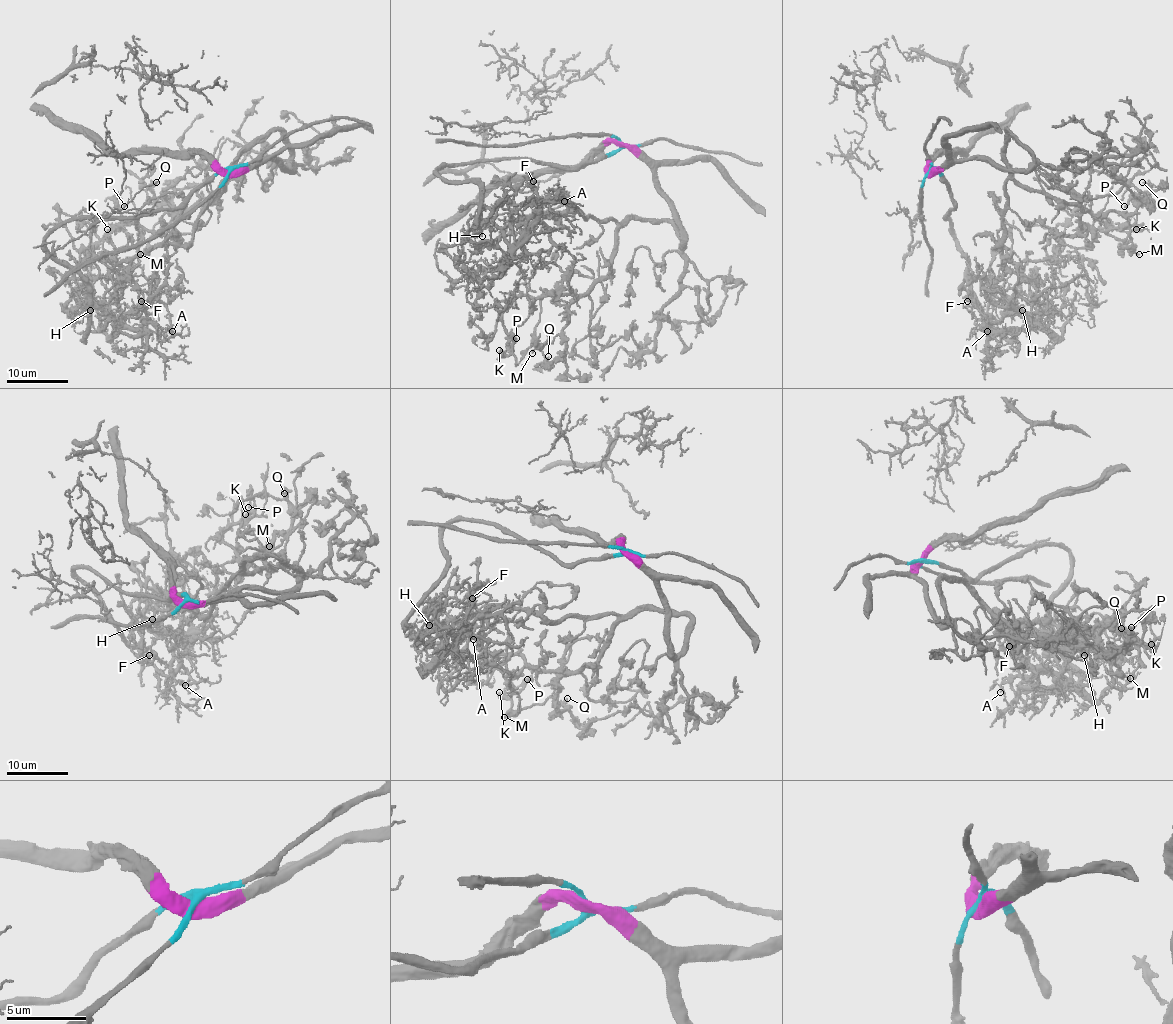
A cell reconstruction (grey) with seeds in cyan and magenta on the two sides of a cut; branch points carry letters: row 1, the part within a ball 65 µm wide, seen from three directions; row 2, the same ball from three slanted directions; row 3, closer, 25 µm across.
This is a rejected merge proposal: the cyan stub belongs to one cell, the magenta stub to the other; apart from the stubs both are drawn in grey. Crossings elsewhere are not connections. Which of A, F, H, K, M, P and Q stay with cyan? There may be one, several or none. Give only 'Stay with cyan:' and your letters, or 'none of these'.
Stay with cyan: A, F, H

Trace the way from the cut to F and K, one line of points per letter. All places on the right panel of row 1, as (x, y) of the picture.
F: (929, 171), (947, 183), (944, 216), (986, 315), (1007, 297), (1030, 320), (992, 321), (967, 301)
K: (930, 171), (973, 159), (1025, 170), (1033, 154), (1009, 130), (1016, 180), (1073, 202), (1082, 231), (1136, 229)

